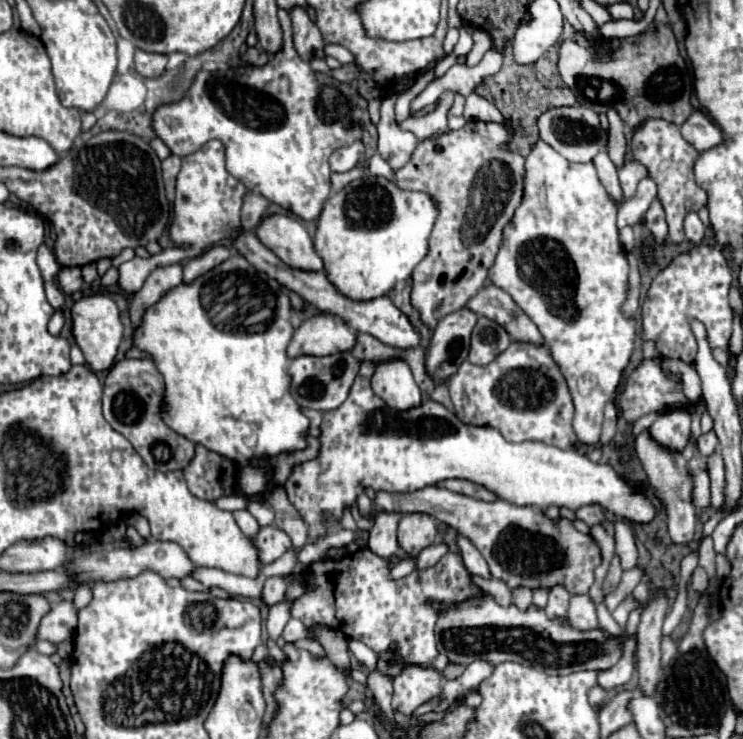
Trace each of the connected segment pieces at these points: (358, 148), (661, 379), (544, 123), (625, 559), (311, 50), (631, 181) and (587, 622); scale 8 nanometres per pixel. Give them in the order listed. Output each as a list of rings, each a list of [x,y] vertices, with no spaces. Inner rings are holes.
[[[356,141],[352,145],[336,149],[330,155],[330,169],[334,173],[346,173],[346,171],[350,171],[356,165],[356,161],[360,161],[360,157],[362,157],[364,151],[366,151],[366,147],[364,147],[362,141]]]
[[[662,355],[658,359],[642,359],[642,363],[626,379],[626,387],[618,397],[618,407],[622,409],[622,415],[632,415],[632,423],[648,413],[662,413],[668,405],[686,405],[690,401],[682,391],[682,375],[666,373],[660,365],[662,359]]]
[[[558,107],[546,111],[538,119],[540,127],[540,139],[548,143],[552,149],[556,149],[560,155],[564,155],[568,161],[574,163],[590,163],[594,157],[606,149],[608,145],[608,133],[602,129],[598,115],[586,107]]]
[[[616,521],[614,529],[616,529],[616,553],[614,555],[620,557],[620,567],[624,571],[636,567],[638,551],[636,551],[632,527],[628,523],[624,523],[624,521]]]
[[[292,7],[290,9],[292,19],[292,33],[294,33],[294,47],[298,55],[308,63],[310,59],[326,59],[324,53],[324,37],[318,29],[318,25],[310,19],[306,7]]]
[[[630,161],[630,163],[626,163],[626,167],[622,167],[622,171],[618,171],[624,199],[630,199],[636,193],[636,185],[646,173],[648,173],[646,167],[638,161]]]
[[[572,595],[570,597],[570,607],[568,607],[568,619],[572,623],[572,627],[580,629],[580,631],[588,631],[598,627],[598,619],[596,619],[596,605],[592,601],[592,597],[586,595]]]

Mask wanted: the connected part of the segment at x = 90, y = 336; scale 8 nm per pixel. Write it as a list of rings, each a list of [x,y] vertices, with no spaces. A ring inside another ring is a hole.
[[[88,295],[74,303],[72,307],[72,335],[82,349],[86,363],[92,371],[108,371],[114,365],[118,345],[122,341],[124,325],[120,319],[118,305],[108,295]]]

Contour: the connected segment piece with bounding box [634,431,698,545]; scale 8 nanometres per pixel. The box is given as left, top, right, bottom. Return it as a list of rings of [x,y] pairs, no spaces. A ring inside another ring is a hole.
[[[644,431],[642,435],[636,437],[634,441],[636,447],[636,455],[648,475],[650,487],[656,493],[656,497],[660,499],[664,511],[666,511],[666,523],[668,523],[668,533],[670,539],[678,545],[688,545],[694,539],[694,531],[696,531],[696,505],[692,499],[692,491],[694,491],[694,479],[688,467],[688,461],[691,457],[690,445],[687,445],[684,451],[666,451],[662,447],[658,447],[658,443],[654,443],[648,435],[648,431]]]

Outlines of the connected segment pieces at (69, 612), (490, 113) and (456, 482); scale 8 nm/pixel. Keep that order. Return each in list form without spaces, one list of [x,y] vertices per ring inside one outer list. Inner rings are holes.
[[[60,601],[52,605],[52,609],[42,617],[36,631],[36,639],[46,639],[50,643],[72,641],[76,621],[78,617],[74,605],[70,601]]]
[[[472,91],[466,99],[466,109],[464,109],[464,119],[480,119],[480,121],[492,121],[492,123],[502,123],[506,125],[508,119],[502,117],[502,113],[496,109],[494,103],[490,103],[488,99],[484,99],[482,95],[478,95],[476,91]]]
[[[446,479],[442,483],[438,483],[440,487],[448,489],[448,491],[454,491],[454,493],[462,493],[462,495],[468,495],[468,497],[474,497],[474,499],[480,499],[480,501],[496,501],[496,493],[488,491],[486,487],[478,485],[478,483],[472,483],[472,481],[466,481],[466,479]]]

